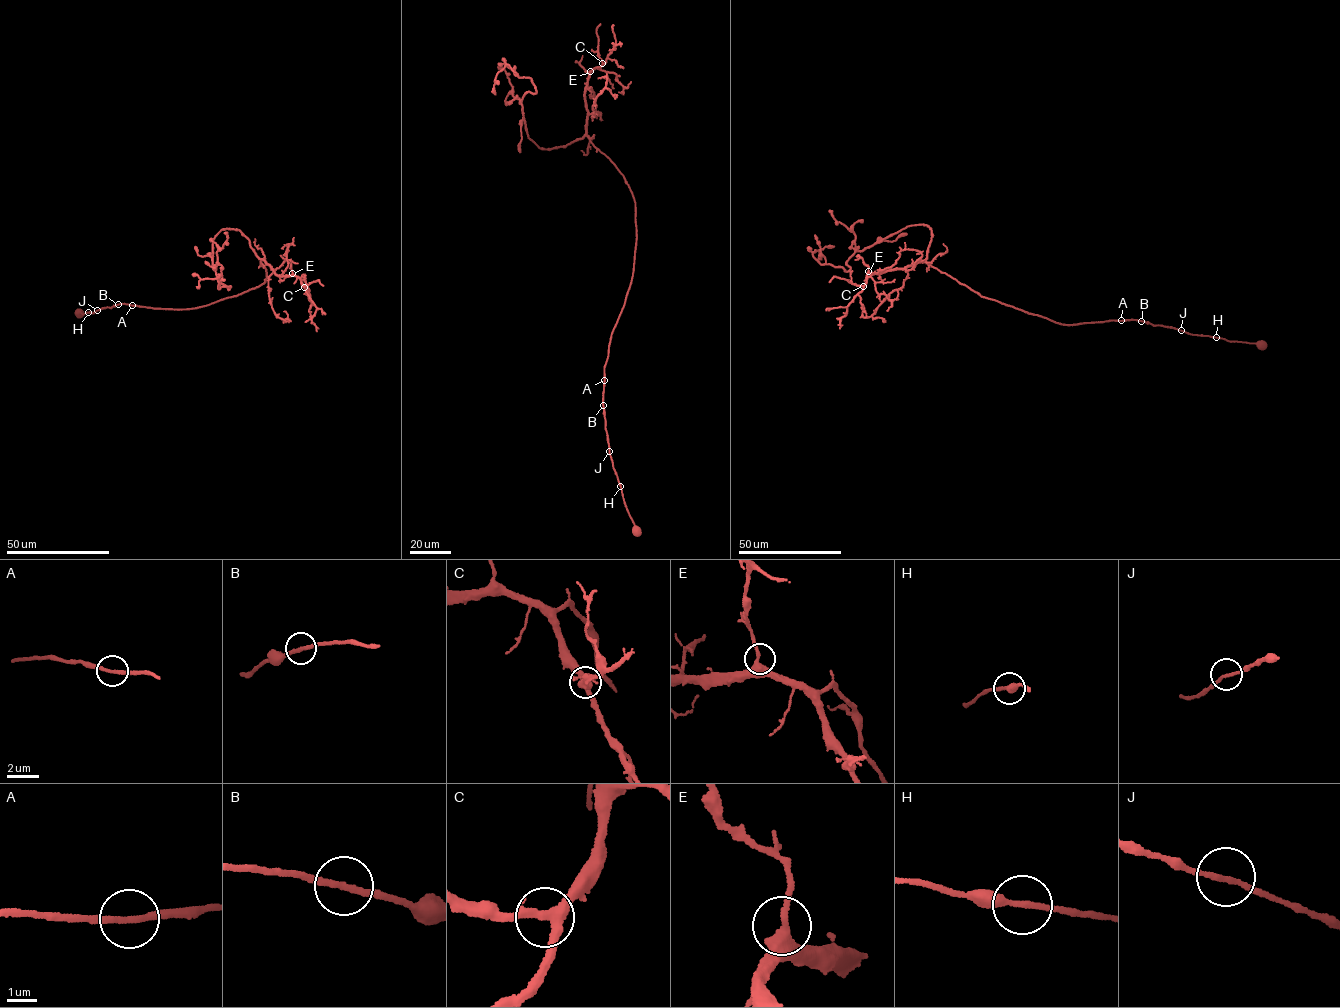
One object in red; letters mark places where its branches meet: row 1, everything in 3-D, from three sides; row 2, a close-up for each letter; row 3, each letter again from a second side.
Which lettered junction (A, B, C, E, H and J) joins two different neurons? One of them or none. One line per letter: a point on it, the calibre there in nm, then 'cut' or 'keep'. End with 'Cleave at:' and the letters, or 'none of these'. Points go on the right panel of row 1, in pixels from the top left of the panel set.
A: (1121, 320) | 200 nm | keep
B: (1141, 321) | 200 nm | keep
C: (863, 286) | 300 nm | keep
E: (868, 271) | 360 nm | keep
H: (1216, 337) | 200 nm | keep
J: (1181, 330) | 160 nm | keep
Cleave at: none of these

